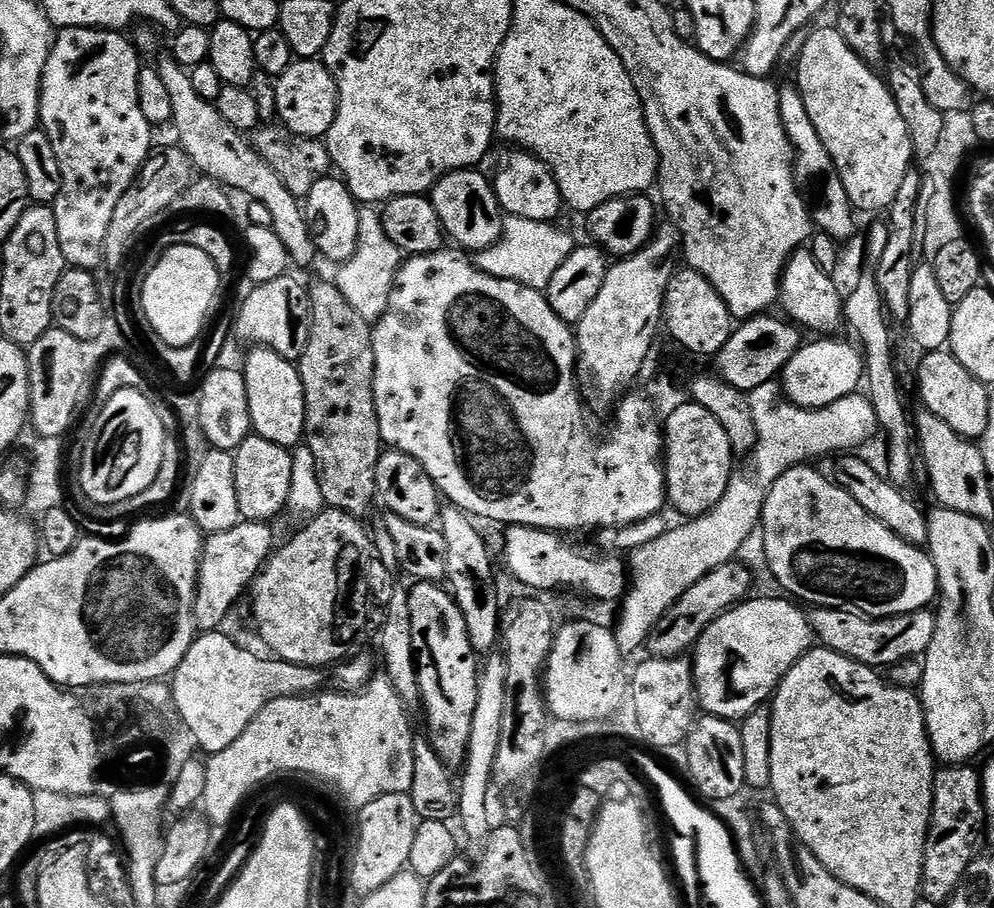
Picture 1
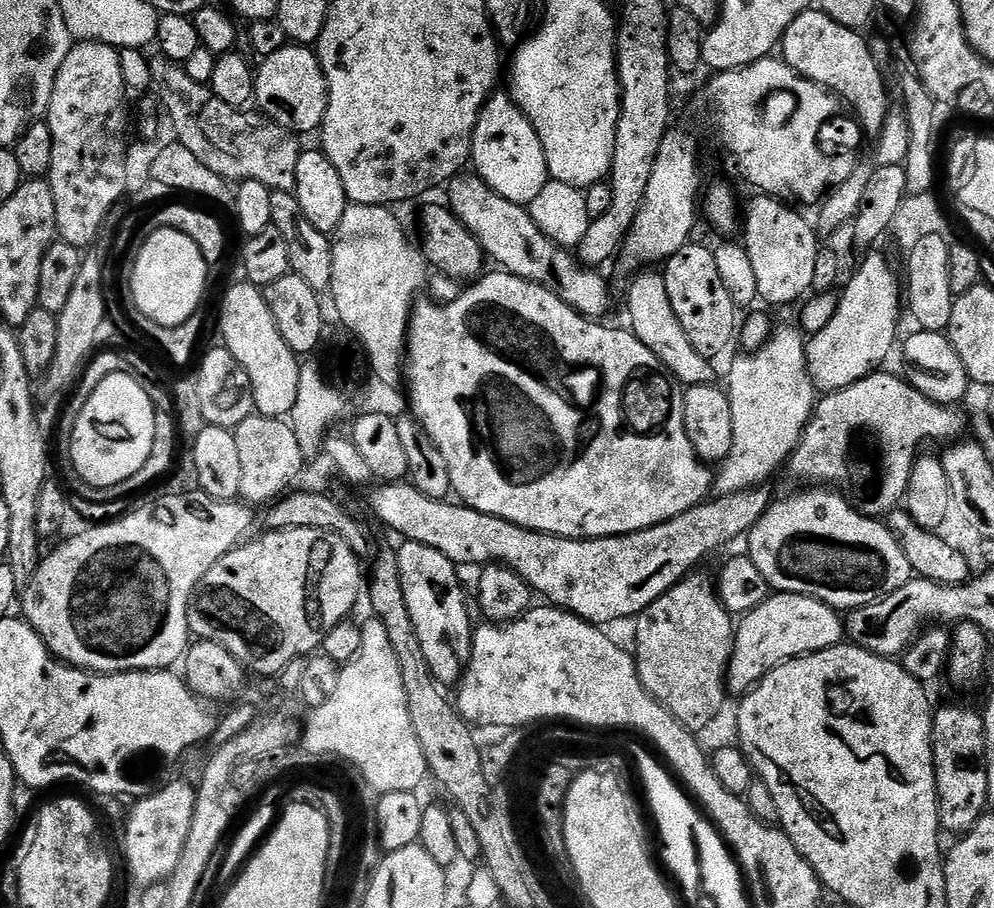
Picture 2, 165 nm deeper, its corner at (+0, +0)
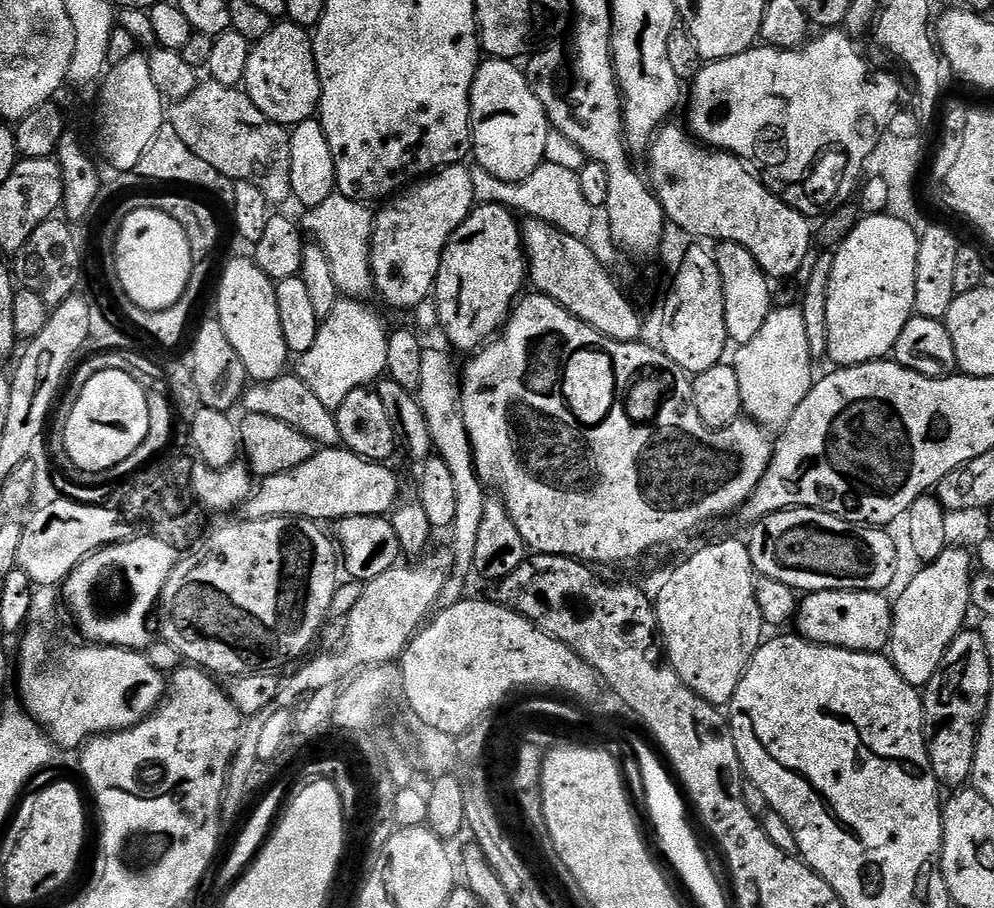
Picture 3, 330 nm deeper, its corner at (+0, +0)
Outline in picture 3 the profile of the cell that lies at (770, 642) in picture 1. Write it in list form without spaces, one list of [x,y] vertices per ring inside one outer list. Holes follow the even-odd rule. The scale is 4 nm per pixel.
[[[813,592],[805,595],[802,605],[798,610],[800,620],[799,635],[814,644],[829,648],[845,648],[855,652],[883,653],[889,647],[892,639],[892,622],[894,619],[894,604],[891,599],[887,600],[884,592]]]

